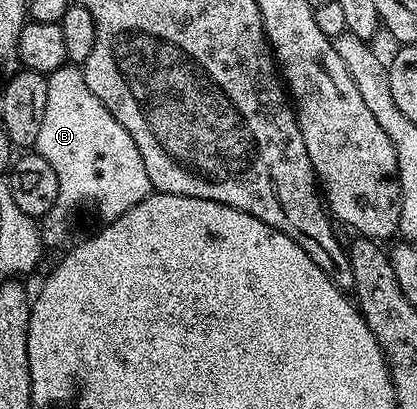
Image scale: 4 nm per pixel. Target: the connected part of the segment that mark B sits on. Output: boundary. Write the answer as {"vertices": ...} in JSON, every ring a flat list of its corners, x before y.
{"vertices":[[65,65,46,78,46,110,42,113,42,126,38,129,34,151,49,163,50,169,54,169,58,177,58,201,42,219,43,240,52,248,67,237,68,223,64,218,71,211,79,207,93,207,101,215,101,220,111,221,134,209,134,205,153,194,153,190,146,165,142,165,142,153,138,153,138,145,134,145,134,137,130,137,130,133,118,125,110,109,106,109,106,105,102,105,102,101,90,93,90,85,86,85,83,70,76,65]]}

